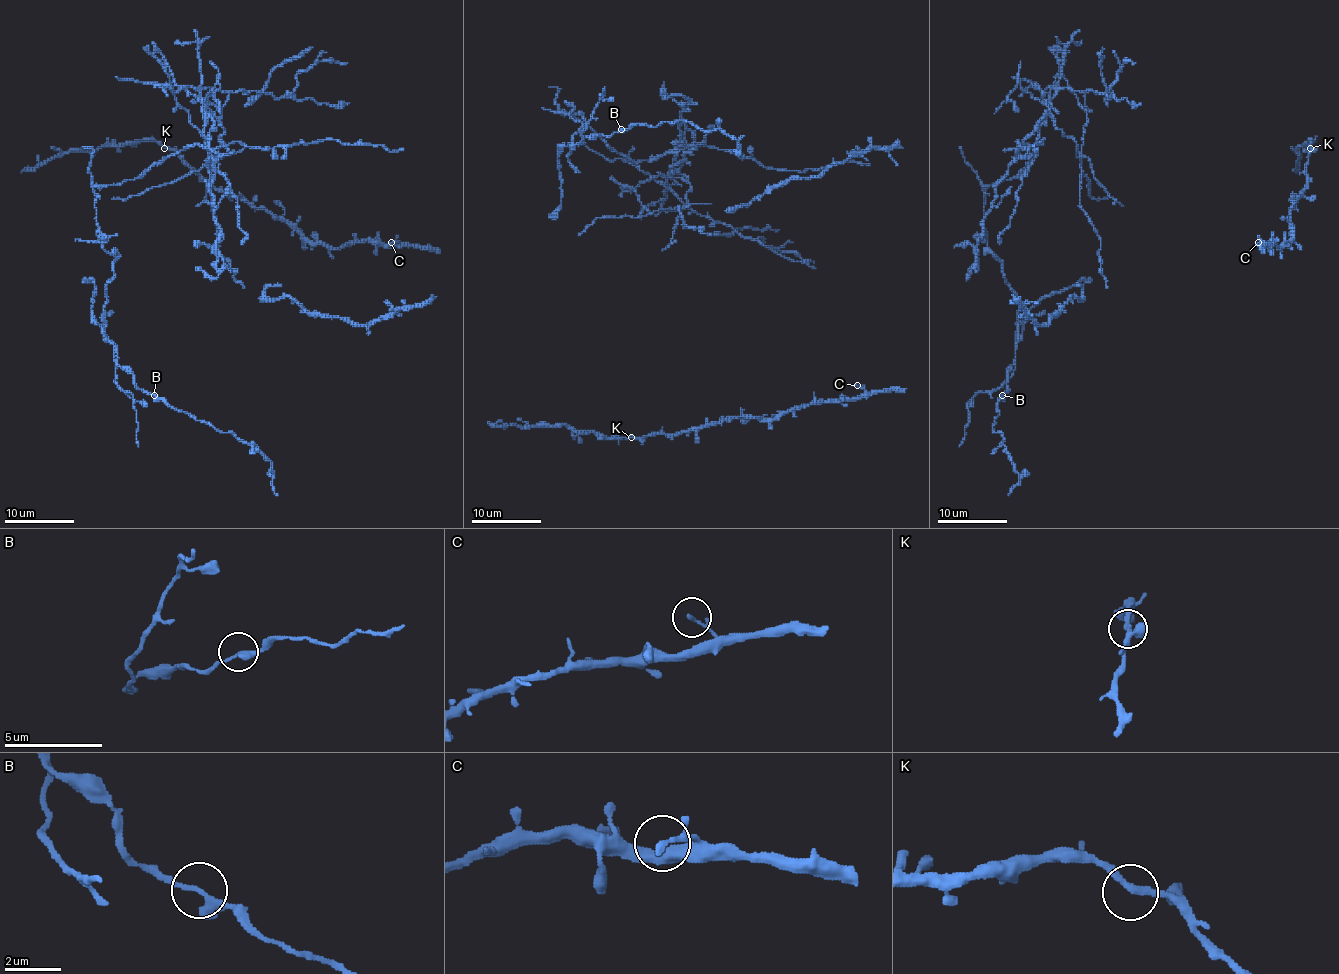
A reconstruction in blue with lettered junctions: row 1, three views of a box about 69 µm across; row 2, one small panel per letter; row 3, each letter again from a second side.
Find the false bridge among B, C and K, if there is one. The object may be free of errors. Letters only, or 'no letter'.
B

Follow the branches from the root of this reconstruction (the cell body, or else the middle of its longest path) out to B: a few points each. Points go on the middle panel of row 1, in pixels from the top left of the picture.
B: (674, 150), (634, 162), (559, 109), (582, 123), (571, 150), (585, 137), (610, 136), (620, 129)

